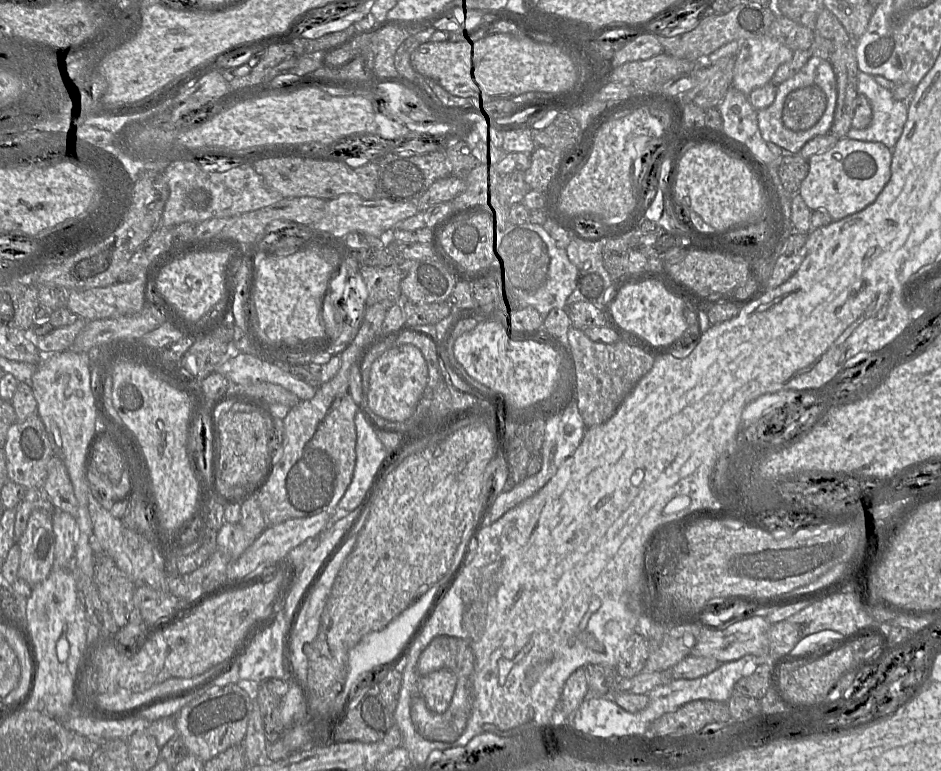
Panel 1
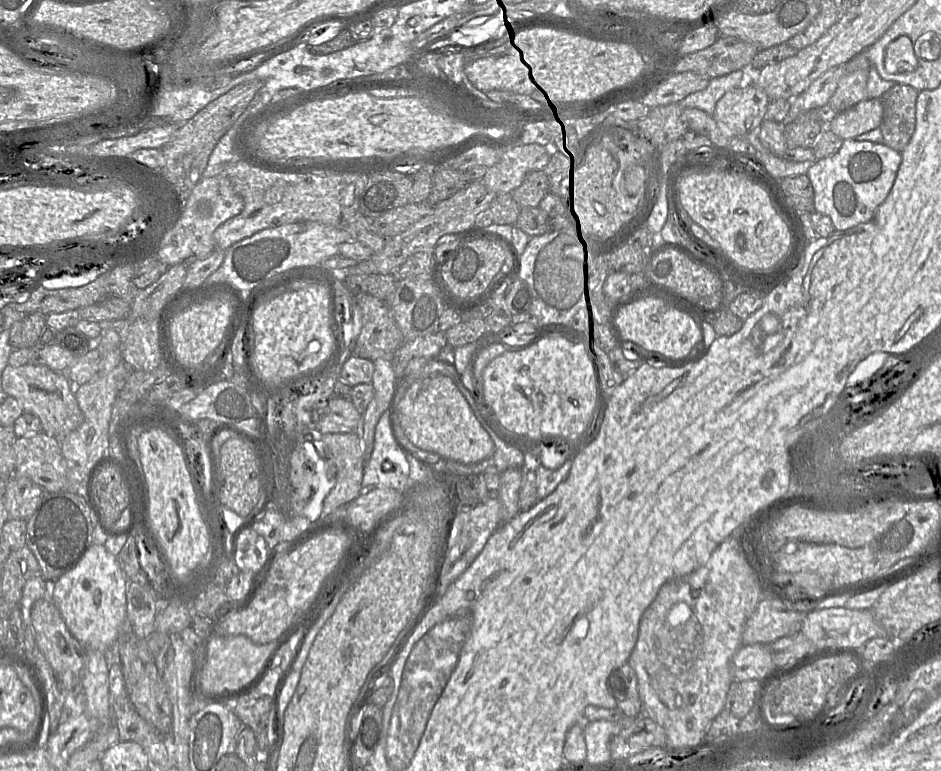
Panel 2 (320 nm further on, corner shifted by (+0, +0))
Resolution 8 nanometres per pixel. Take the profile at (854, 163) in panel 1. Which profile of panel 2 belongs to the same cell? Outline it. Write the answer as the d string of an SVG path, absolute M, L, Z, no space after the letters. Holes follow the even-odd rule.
M846 139L838 152L816 160L807 175L814 189L814 209L831 218L838 231L870 221L895 182L902 154L884 143Z

